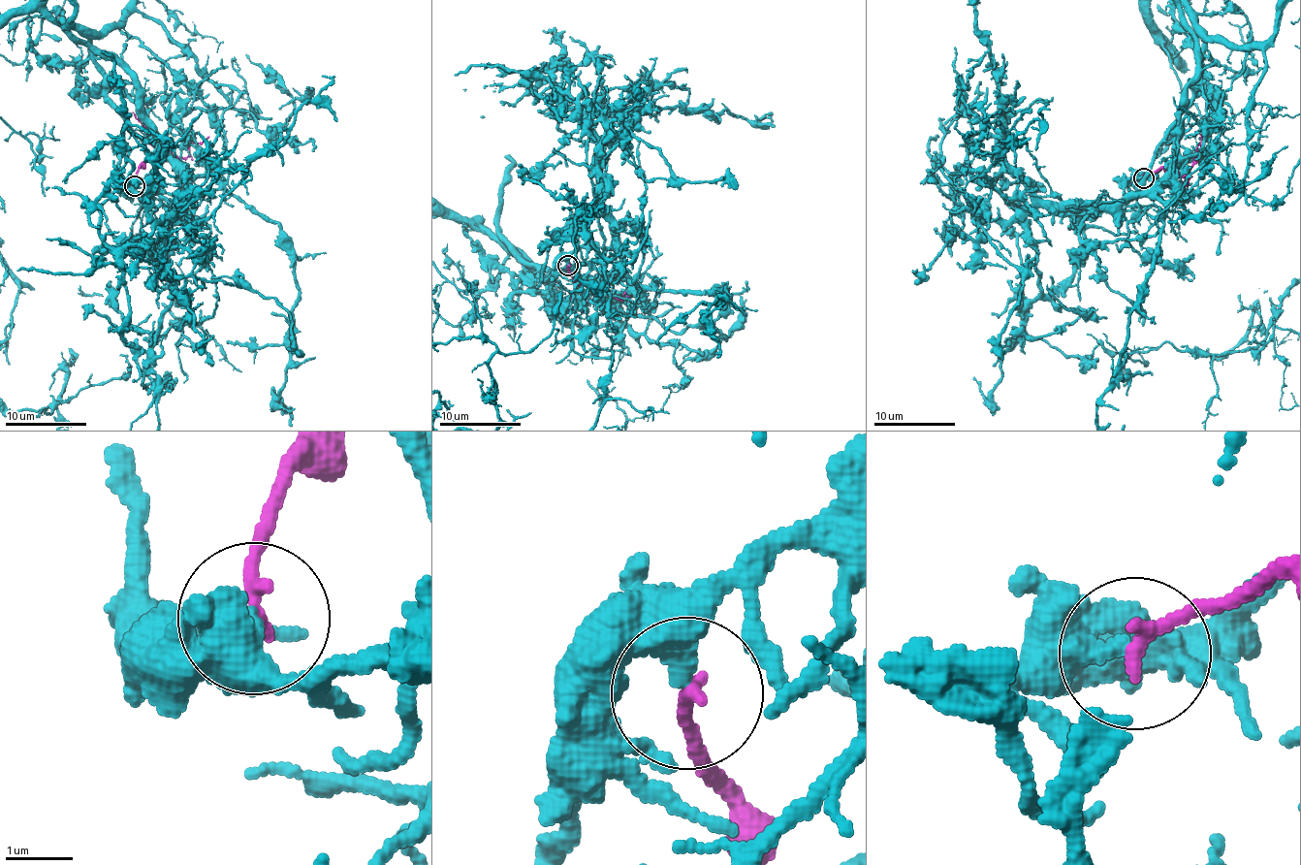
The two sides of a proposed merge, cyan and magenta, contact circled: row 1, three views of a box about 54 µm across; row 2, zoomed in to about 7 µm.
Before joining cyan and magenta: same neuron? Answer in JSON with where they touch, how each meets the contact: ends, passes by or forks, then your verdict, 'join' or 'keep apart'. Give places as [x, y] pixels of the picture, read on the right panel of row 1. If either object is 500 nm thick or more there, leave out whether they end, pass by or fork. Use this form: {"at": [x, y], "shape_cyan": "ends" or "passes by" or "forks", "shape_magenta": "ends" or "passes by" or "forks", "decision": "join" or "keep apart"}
{"at": [1144, 177], "shape_cyan": "ends", "shape_magenta": "ends", "decision": "keep apart"}

